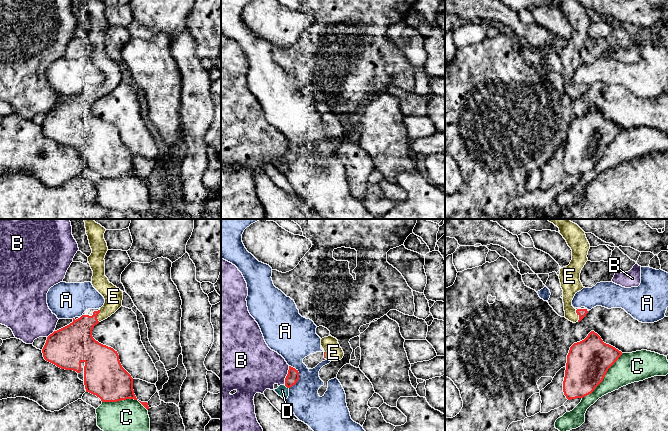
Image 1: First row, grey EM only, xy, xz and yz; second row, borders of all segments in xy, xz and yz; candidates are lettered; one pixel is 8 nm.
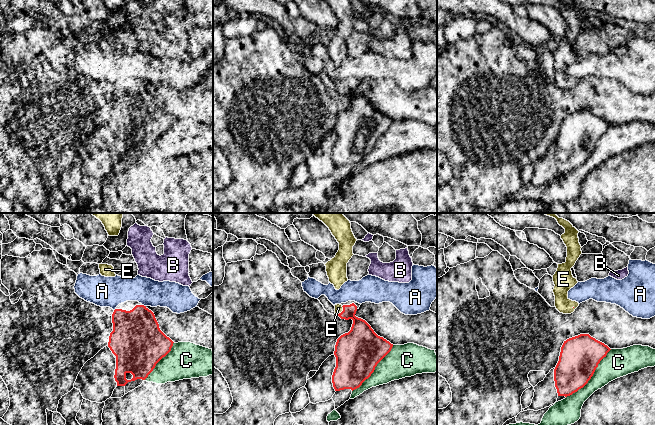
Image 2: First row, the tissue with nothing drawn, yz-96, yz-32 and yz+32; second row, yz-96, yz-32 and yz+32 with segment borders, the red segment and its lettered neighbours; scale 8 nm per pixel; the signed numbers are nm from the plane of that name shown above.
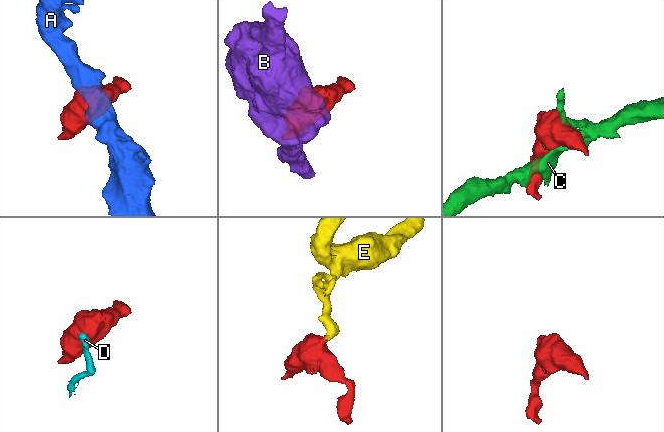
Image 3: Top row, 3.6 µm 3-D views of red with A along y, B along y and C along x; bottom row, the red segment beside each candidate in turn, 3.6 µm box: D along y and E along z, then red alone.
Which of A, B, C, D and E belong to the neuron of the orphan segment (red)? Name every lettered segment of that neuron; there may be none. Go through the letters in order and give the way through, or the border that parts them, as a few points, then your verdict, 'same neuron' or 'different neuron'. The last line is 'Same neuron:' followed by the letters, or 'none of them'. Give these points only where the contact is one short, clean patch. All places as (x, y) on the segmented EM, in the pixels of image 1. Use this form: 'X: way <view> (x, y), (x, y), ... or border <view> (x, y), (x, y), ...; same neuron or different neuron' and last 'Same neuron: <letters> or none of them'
A: different neuron
B: different neuron
C: different neuron
D: border xz (284, 385), (288, 388); different neuron
E: same neuron
Same neuron: E

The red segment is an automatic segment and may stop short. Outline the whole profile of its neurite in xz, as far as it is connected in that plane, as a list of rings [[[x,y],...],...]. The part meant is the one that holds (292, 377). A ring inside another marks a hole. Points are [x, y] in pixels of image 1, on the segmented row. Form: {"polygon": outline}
{"polygon": [[[289,366],[288,374],[285,378],[285,386],[287,388],[292,387],[299,380],[299,372],[295,368]]]}

